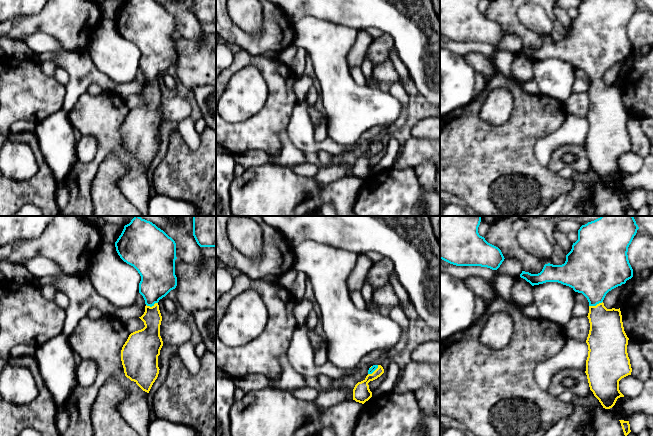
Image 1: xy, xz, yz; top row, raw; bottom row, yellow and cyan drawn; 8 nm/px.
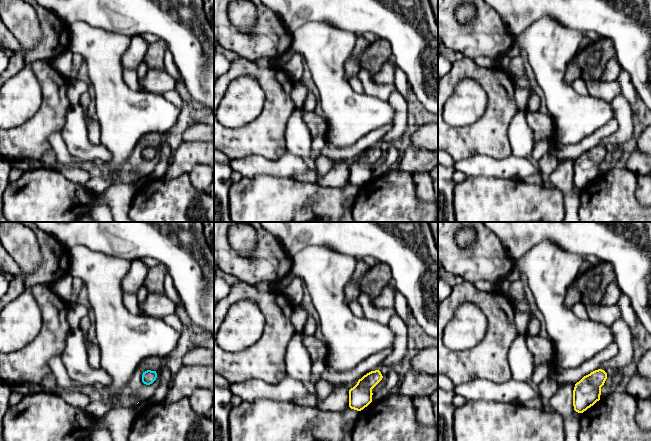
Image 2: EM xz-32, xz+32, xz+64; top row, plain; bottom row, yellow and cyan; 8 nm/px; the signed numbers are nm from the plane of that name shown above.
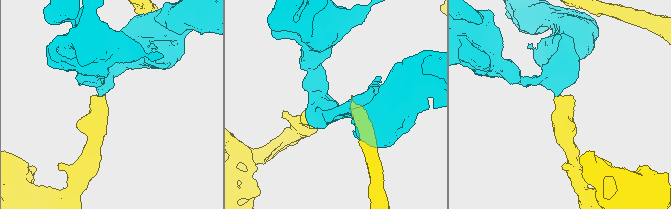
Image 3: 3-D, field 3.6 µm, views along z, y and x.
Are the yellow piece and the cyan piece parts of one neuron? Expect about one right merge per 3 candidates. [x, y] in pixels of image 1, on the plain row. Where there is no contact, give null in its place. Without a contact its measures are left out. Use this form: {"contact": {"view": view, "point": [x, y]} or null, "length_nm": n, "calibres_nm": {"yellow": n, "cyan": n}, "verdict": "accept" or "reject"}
{"contact": {"view": "yz", "point": [596, 81]}, "length_nm": 120, "calibres_nm": {"yellow": 280, "cyan": 360}, "verdict": "accept"}

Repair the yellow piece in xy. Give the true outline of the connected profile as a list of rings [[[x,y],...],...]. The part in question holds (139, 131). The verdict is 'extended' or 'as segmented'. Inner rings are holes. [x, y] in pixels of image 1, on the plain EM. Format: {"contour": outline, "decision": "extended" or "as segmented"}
{"contour": [[[127,0],[115,18],[115,23],[120,34],[140,50],[139,69],[146,80],[144,90],[139,93],[145,103],[129,111],[121,126],[121,137],[125,152],[149,169],[159,150],[158,132],[163,122],[160,112],[162,92],[158,78],[177,62],[176,19],[155,0]]], "decision": "extended"}

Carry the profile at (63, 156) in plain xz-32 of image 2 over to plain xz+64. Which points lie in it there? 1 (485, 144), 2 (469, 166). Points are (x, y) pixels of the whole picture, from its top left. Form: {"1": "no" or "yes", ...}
{"1": "no", "2": "yes"}

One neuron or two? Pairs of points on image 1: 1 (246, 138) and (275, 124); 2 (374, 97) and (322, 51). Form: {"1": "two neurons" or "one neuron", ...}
{"1": "one neuron", "2": "one neuron"}

